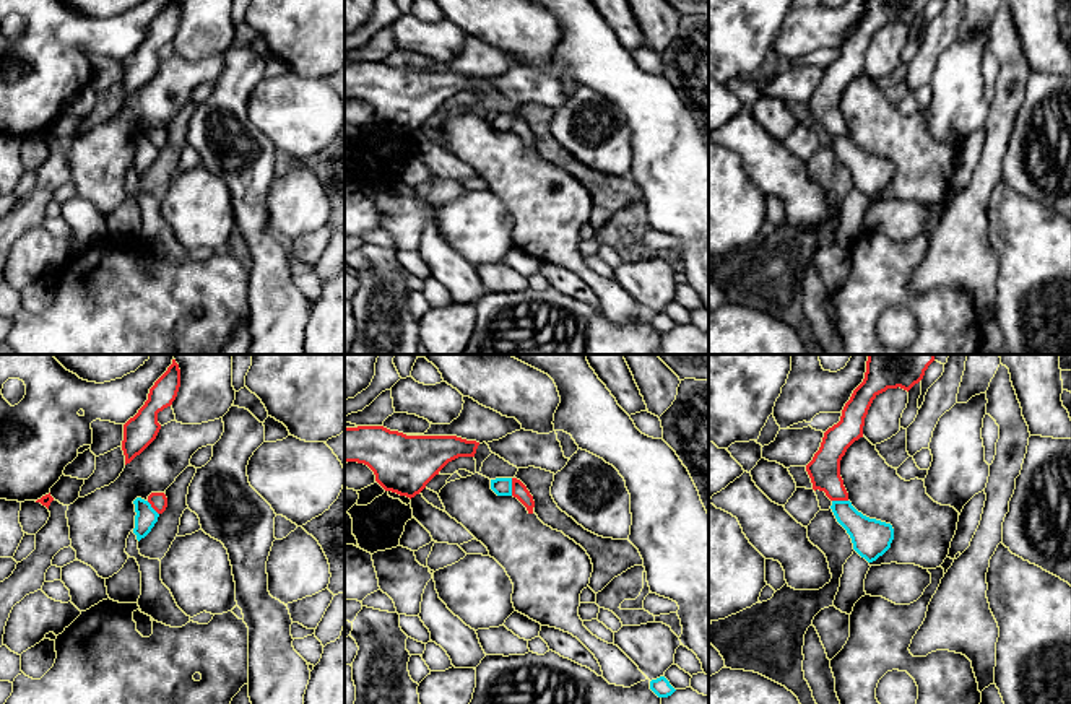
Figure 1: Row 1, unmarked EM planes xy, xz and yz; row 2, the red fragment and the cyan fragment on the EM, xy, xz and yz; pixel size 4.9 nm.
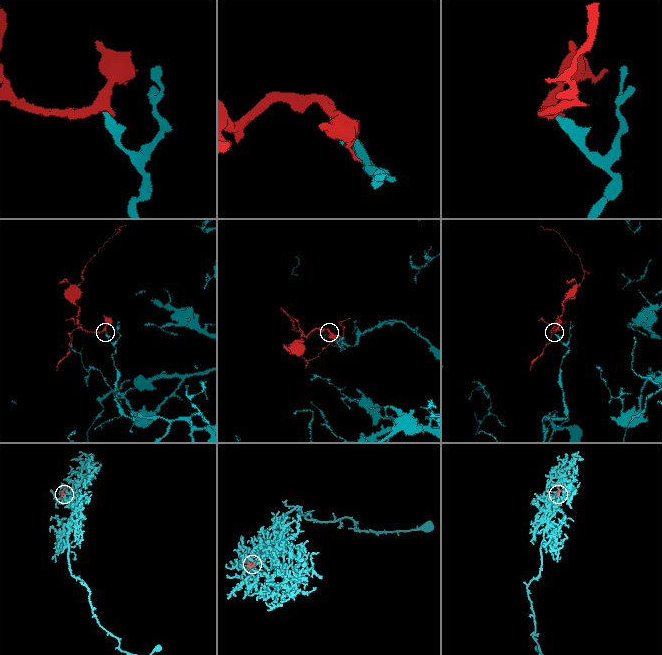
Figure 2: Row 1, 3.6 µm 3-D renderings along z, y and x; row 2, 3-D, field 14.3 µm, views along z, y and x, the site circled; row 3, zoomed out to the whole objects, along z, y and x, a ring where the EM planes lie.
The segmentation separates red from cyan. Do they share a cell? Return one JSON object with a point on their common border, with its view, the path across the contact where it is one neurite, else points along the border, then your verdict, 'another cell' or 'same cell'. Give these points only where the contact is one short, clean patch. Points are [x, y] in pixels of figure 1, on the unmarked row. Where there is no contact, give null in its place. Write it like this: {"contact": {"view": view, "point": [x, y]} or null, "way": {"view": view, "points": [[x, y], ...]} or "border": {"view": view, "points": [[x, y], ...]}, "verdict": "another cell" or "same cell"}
{"contact": {"view": "xz", "point": [512, 122]}, "border": {"view": "xz", "points": [[511, 114], [512, 130]]}, "verdict": "another cell"}

